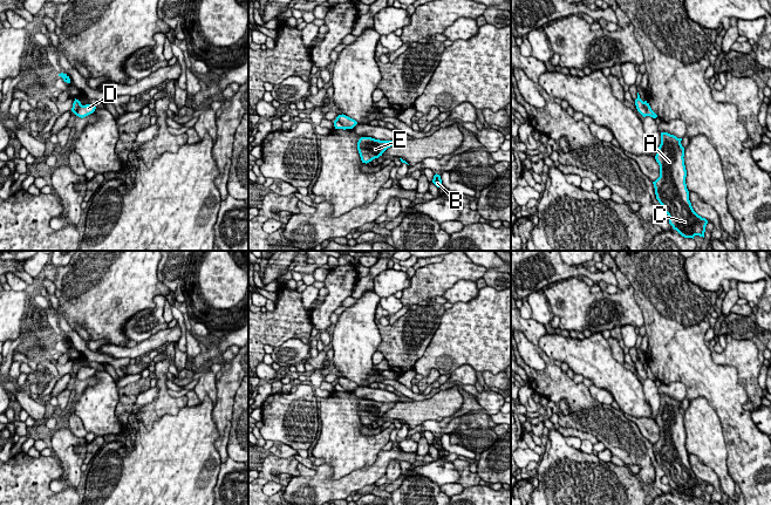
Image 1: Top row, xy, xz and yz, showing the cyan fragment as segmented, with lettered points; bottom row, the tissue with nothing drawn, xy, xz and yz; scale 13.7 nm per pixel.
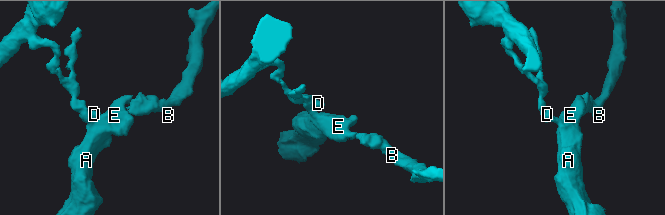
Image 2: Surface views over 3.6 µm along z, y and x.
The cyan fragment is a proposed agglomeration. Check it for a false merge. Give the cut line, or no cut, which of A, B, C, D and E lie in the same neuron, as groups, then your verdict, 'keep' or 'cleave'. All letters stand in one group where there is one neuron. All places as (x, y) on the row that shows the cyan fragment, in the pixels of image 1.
cut in yz along (643, 102), (648, 115); A B C E / D; cleave

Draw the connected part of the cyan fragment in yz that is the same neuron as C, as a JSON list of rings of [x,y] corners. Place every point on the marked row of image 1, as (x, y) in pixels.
[[[661,132],[661,144],[655,156],[660,177],[653,182],[659,203],[669,217],[669,224],[684,238],[704,238],[708,220],[698,216],[689,200],[685,184],[684,148],[682,138]]]

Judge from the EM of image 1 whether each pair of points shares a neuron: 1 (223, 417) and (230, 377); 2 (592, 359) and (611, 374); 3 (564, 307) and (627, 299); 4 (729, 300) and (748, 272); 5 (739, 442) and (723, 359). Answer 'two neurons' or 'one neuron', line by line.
1: one neuron
2: one neuron
3: one neuron
4: two neurons
5: two neurons

